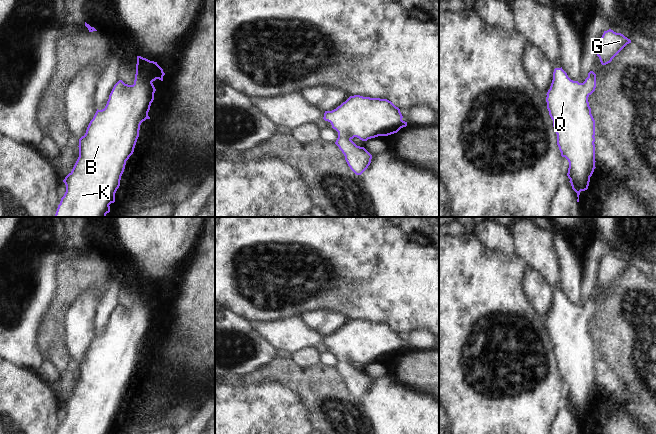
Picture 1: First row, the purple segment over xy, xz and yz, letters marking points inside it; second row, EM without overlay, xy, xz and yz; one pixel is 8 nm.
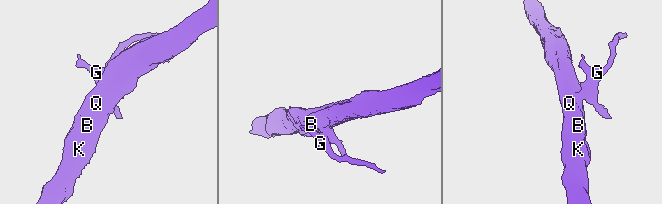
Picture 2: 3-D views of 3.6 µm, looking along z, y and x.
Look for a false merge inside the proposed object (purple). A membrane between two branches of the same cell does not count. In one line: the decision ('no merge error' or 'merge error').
no merge error

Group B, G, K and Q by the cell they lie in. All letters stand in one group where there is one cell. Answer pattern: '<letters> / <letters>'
B G K Q

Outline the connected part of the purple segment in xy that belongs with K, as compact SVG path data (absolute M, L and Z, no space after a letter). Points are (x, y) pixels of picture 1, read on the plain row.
M137 280L134 308L128 309L119 304L114 309L105 332L97 333L85 359L79 363L79 381L72 395L63 404L66 409L66 416L61 422L57 434L110 434L109 429L115 426L115 417L120 410L126 385L134 376L139 361L140 349L146 343L150 343L148 336L156 315L152 306L156 303L163 305L164 299L163 293L157 286Z

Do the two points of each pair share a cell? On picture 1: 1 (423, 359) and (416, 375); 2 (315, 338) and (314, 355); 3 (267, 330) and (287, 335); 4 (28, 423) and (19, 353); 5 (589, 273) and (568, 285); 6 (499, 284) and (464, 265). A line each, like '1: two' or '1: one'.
1: one
2: two
3: one
4: two
5: two
6: one

